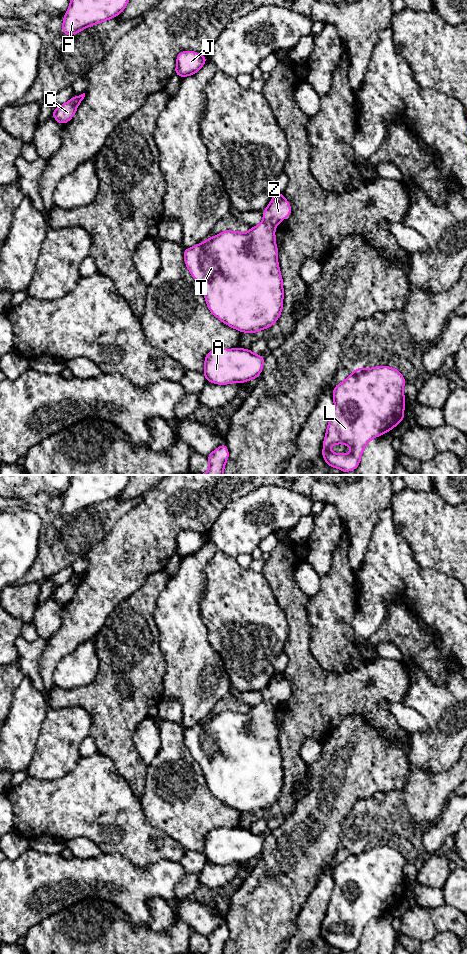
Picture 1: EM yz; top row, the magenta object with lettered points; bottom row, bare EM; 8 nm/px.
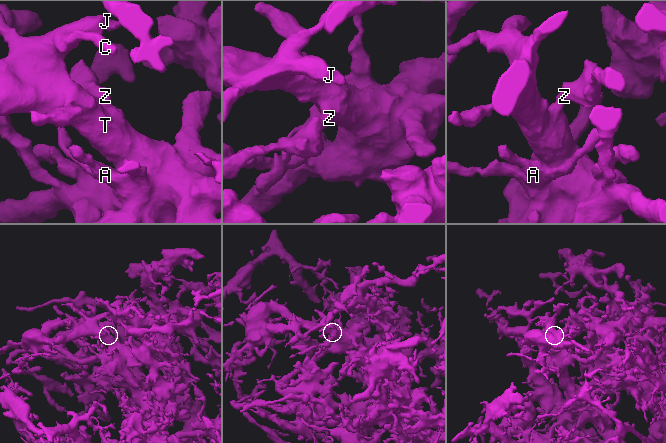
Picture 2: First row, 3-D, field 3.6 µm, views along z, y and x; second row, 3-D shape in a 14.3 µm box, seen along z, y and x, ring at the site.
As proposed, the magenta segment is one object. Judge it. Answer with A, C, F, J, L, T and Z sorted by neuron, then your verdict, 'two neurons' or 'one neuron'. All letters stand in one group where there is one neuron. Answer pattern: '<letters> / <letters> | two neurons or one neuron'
A C F J L T Z | one neuron

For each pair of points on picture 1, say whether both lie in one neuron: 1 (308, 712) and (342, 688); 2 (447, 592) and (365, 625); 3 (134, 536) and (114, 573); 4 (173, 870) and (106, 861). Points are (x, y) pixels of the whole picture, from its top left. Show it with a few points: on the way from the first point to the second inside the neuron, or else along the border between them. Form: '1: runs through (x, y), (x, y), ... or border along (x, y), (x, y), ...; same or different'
1: runs through (316, 706), (324, 698), (334, 696); same
2: runs through (423, 592), (414, 588), (400, 576), (375, 601); same
3: runs through (126, 545), (122, 549), (122, 557), (117, 564); same
4: runs through (156, 876), (123, 876); same

